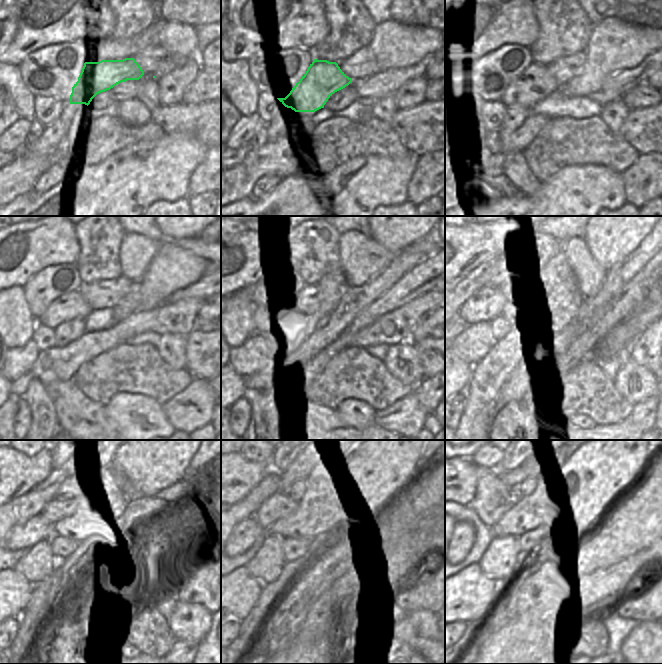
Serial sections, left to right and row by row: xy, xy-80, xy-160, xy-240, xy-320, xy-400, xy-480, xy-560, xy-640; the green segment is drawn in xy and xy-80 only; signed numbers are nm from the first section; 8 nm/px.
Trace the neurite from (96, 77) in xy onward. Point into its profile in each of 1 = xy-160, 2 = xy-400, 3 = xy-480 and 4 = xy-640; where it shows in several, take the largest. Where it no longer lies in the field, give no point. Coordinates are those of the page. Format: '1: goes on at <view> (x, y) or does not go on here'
1: goes on at xy-160 (536, 82)
2: goes on at xy-400 (487, 303)
3: goes on at xy-480 (23, 536)
4: goes on at xy-640 (465, 533)

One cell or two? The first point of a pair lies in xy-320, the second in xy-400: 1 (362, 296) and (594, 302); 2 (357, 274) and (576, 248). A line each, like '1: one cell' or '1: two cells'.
1: one cell
2: one cell

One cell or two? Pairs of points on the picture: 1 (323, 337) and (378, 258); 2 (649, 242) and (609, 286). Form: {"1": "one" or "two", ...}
{"1": "two", "2": "one"}

